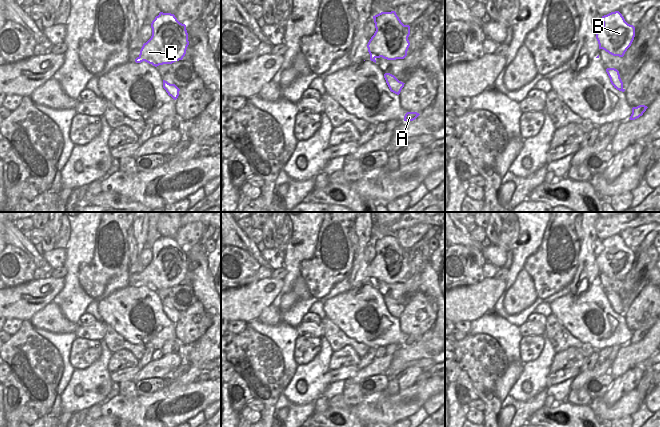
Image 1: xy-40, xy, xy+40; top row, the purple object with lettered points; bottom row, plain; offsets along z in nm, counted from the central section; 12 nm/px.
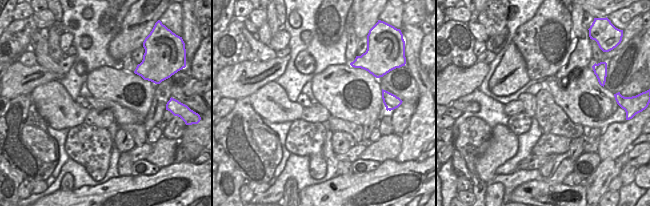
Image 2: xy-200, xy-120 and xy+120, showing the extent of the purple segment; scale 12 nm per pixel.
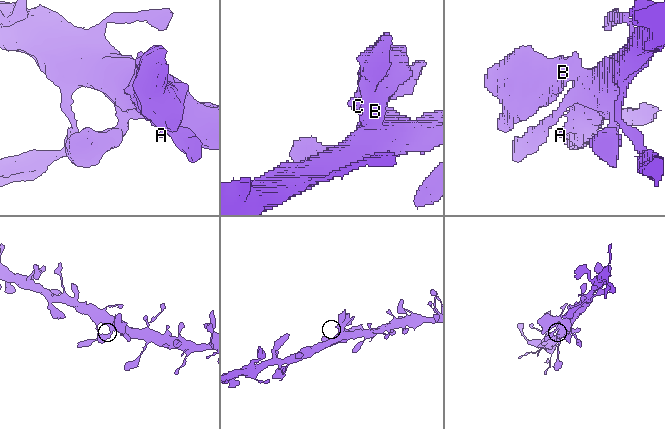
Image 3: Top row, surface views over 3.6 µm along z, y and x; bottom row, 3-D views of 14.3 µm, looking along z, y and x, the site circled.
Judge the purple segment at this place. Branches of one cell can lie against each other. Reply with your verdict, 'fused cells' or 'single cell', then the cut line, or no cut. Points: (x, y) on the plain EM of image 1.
single cell; cut none

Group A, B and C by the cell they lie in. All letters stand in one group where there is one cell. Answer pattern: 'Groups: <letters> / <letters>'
Groups: A B C

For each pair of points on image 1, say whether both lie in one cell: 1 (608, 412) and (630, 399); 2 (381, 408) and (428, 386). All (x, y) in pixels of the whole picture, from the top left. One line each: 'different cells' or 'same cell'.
1: same cell
2: same cell

